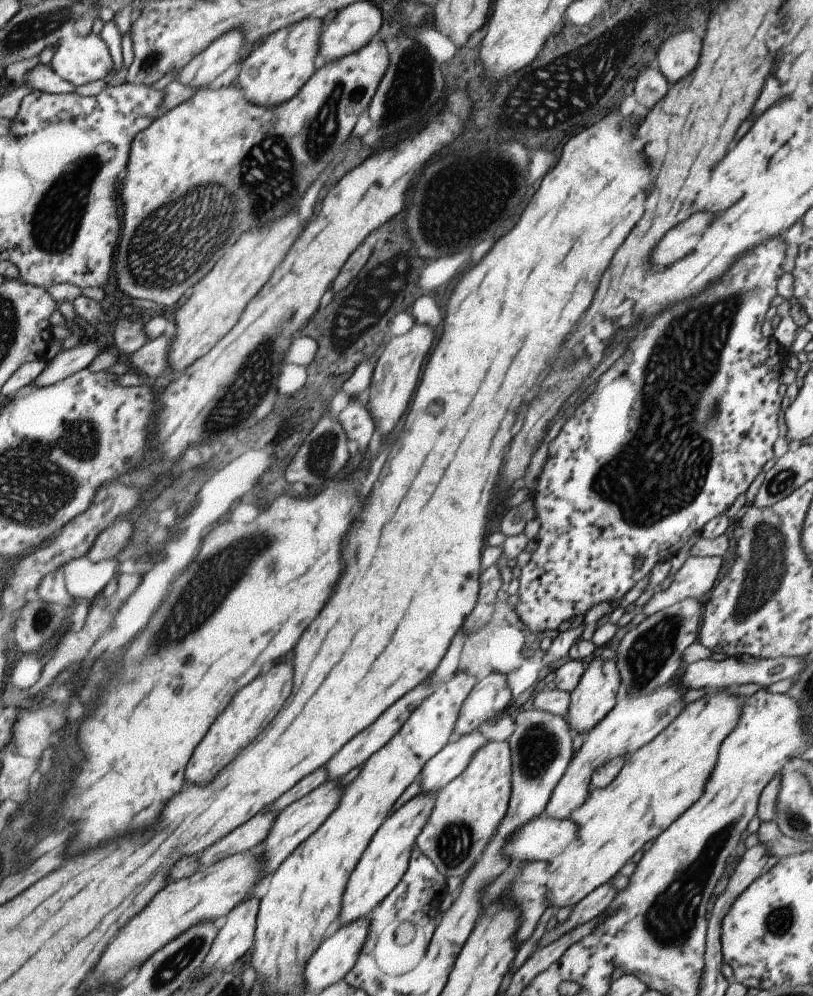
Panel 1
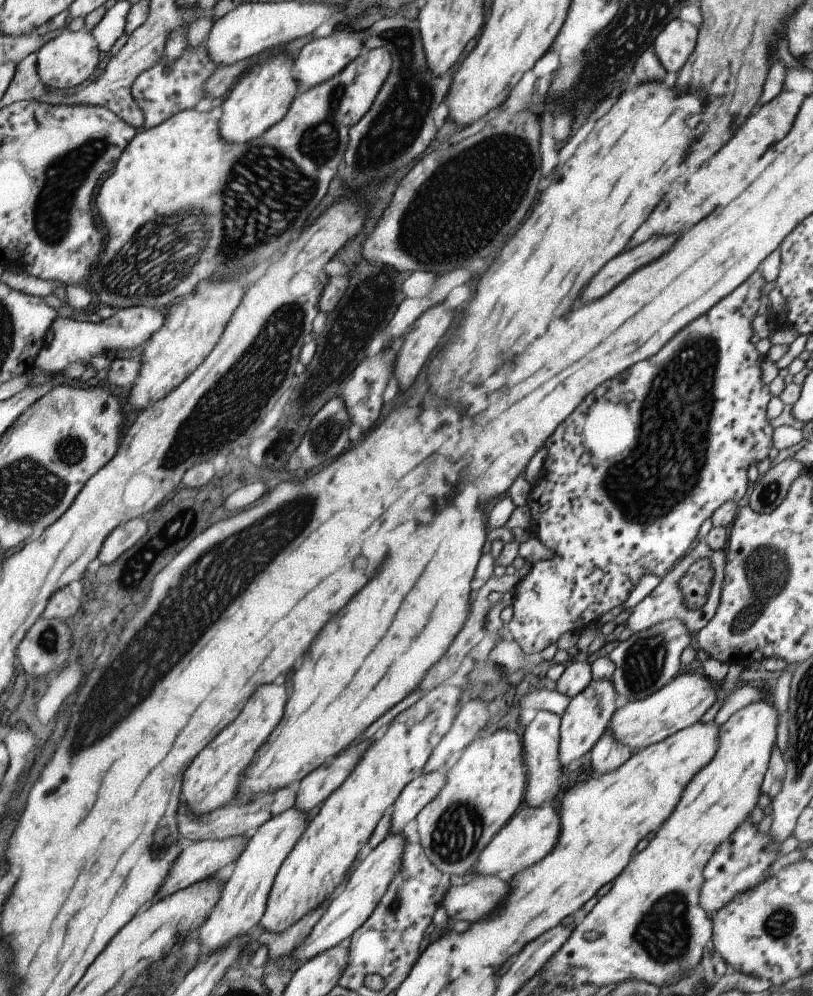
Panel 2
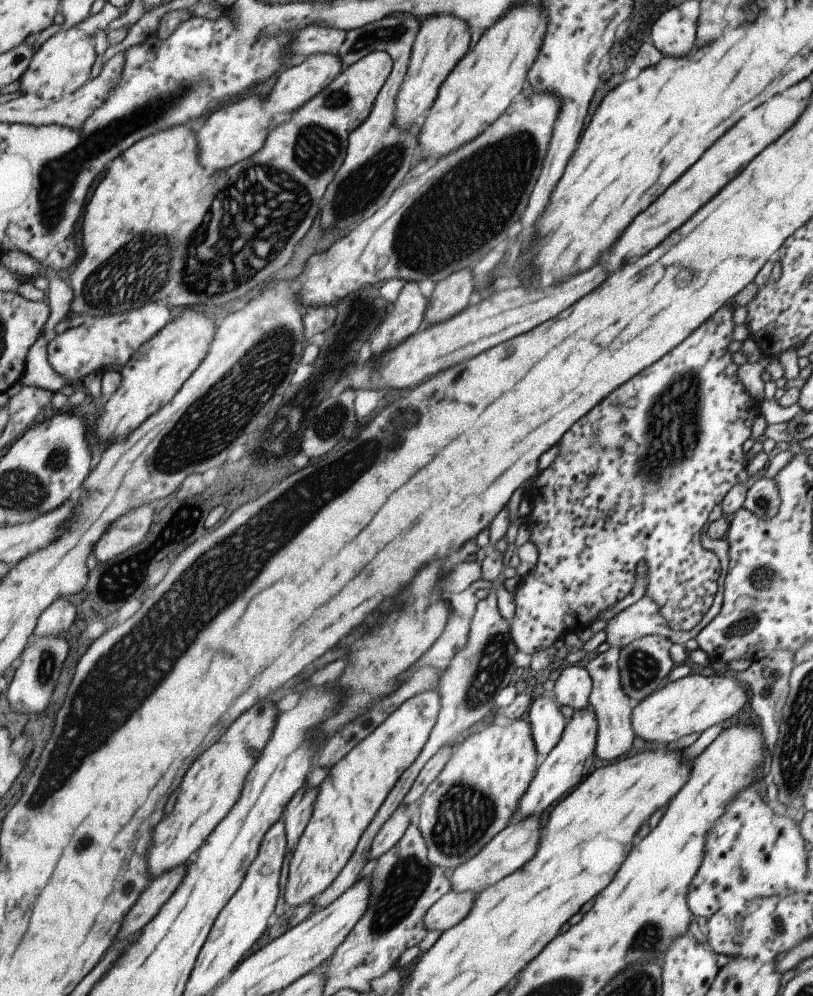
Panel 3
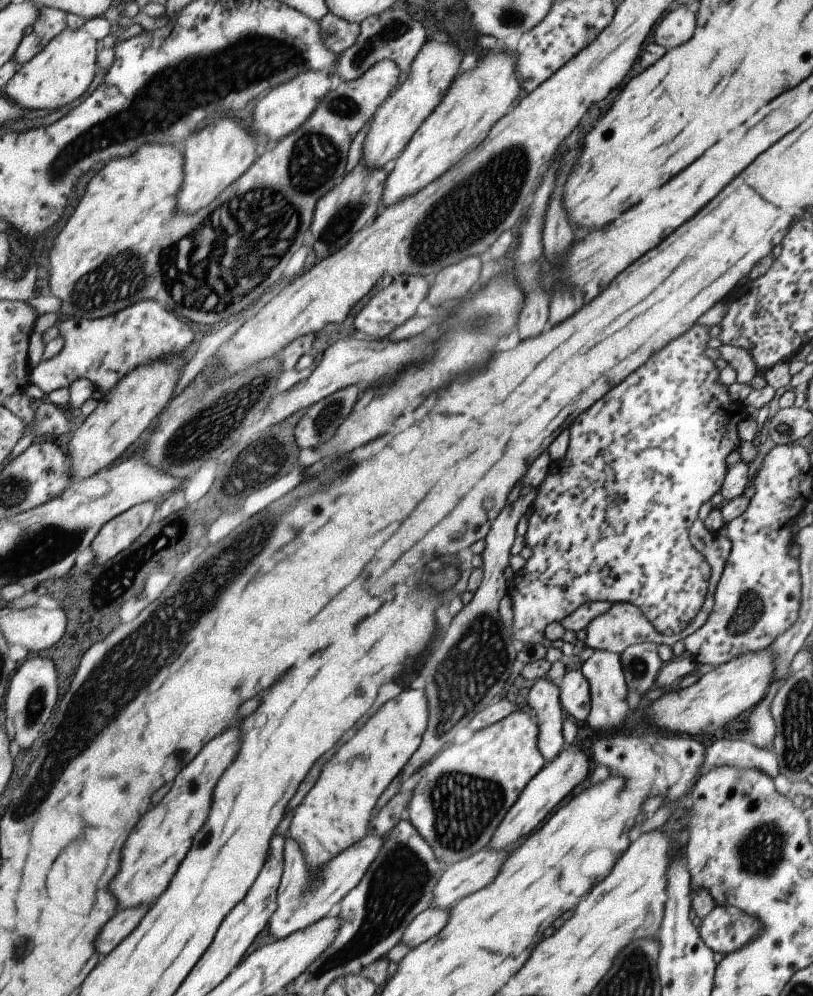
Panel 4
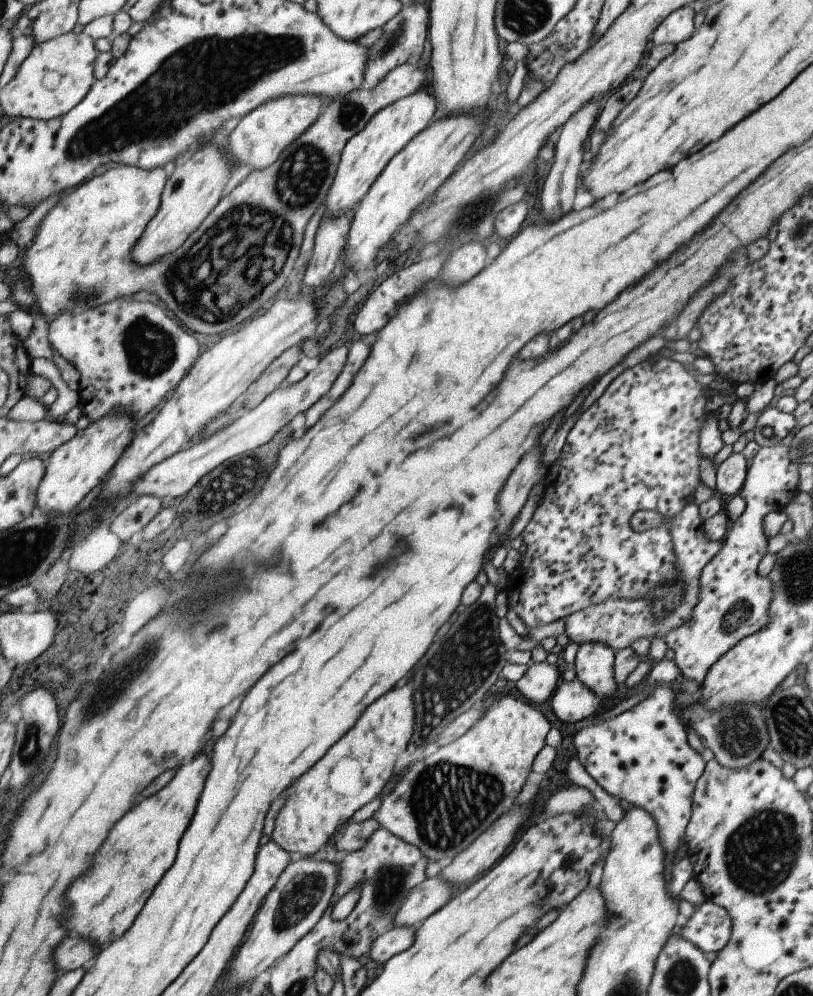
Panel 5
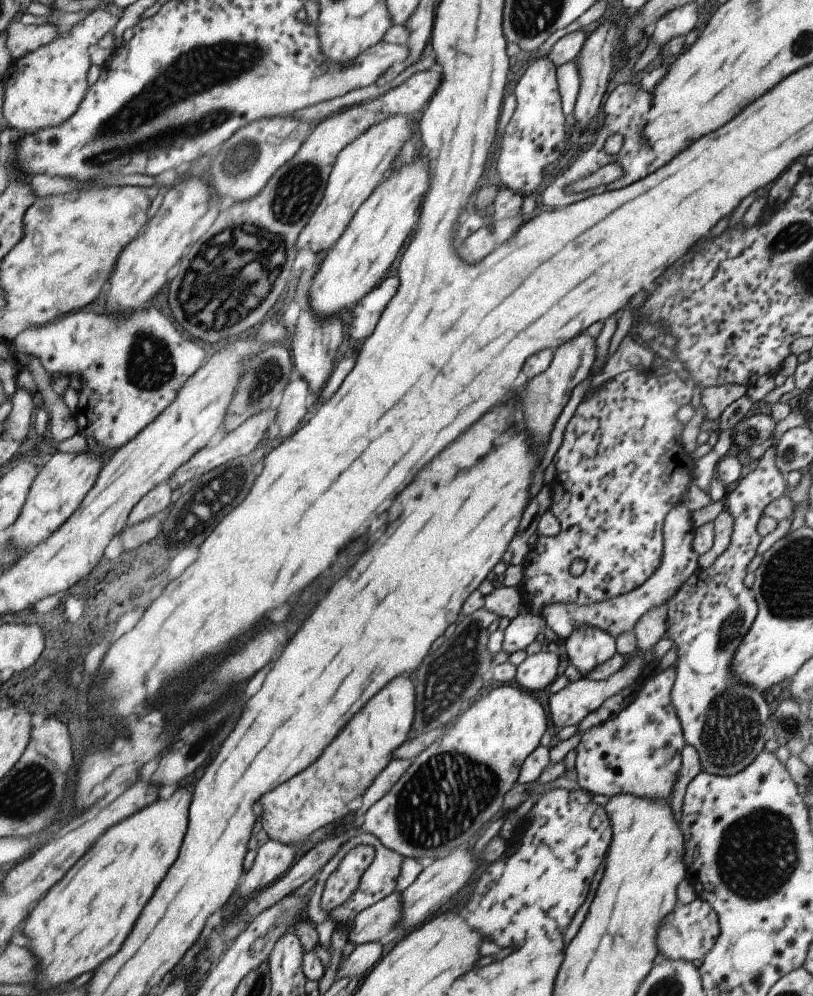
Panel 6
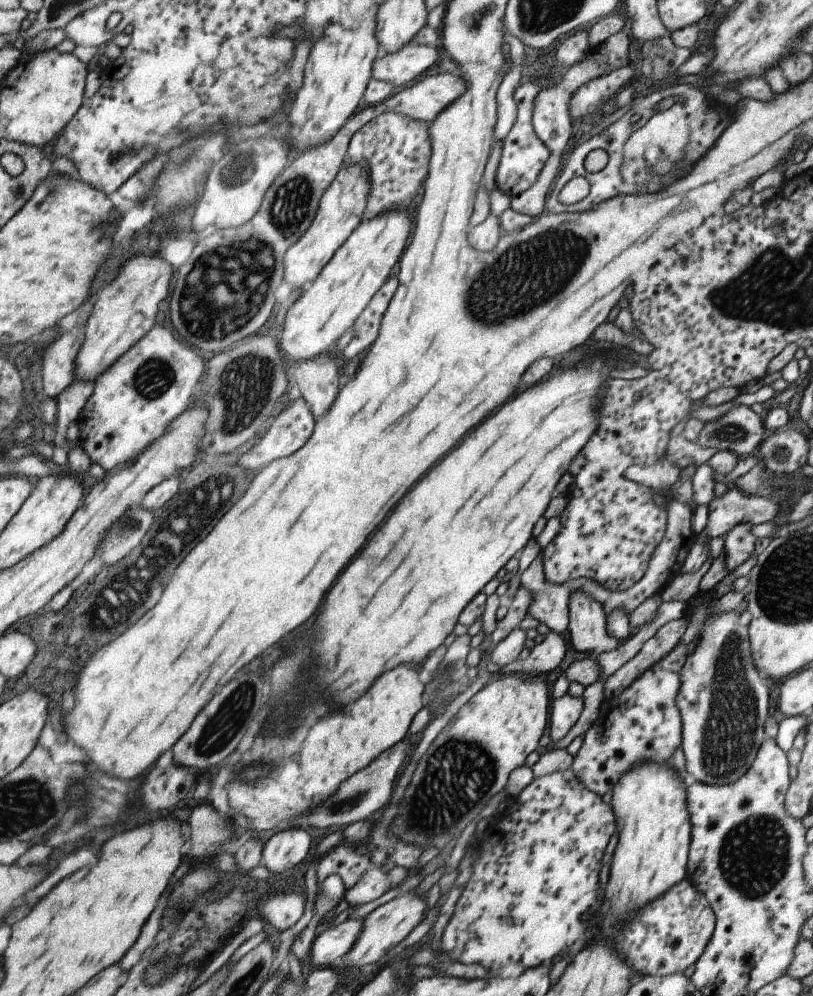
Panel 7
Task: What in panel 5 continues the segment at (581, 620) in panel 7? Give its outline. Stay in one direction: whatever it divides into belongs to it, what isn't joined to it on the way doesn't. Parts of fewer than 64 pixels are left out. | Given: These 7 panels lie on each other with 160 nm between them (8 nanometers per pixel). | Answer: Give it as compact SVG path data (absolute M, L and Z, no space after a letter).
M583 643L578 646L574 662L575 680L579 681L585 688L591 691L599 699L606 699L604 702L612 704L610 700L617 686L614 679L614 650L603 643Z

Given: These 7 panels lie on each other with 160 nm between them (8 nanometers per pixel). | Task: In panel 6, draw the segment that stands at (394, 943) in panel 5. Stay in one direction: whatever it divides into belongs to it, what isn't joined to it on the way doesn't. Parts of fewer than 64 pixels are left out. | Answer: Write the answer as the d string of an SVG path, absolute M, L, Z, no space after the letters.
M371 941L362 945L357 945L351 952L348 958L341 964L340 970L337 970L335 980L348 976L360 976L369 972L371 968L375 968L376 964L383 958L385 948L381 945L382 942Z

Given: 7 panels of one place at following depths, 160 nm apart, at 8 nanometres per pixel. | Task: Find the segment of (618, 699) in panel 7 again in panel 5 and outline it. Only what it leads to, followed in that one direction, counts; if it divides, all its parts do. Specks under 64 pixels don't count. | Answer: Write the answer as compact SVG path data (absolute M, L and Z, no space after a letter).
M661 684L642 701L619 715L589 724L573 737L576 758L587 774L607 794L631 802L651 815L664 850L663 880L666 893L680 896L685 883L693 876L685 855L675 858L675 850L684 841L691 816L692 792L706 761L687 742L686 727L675 709L674 685Z

